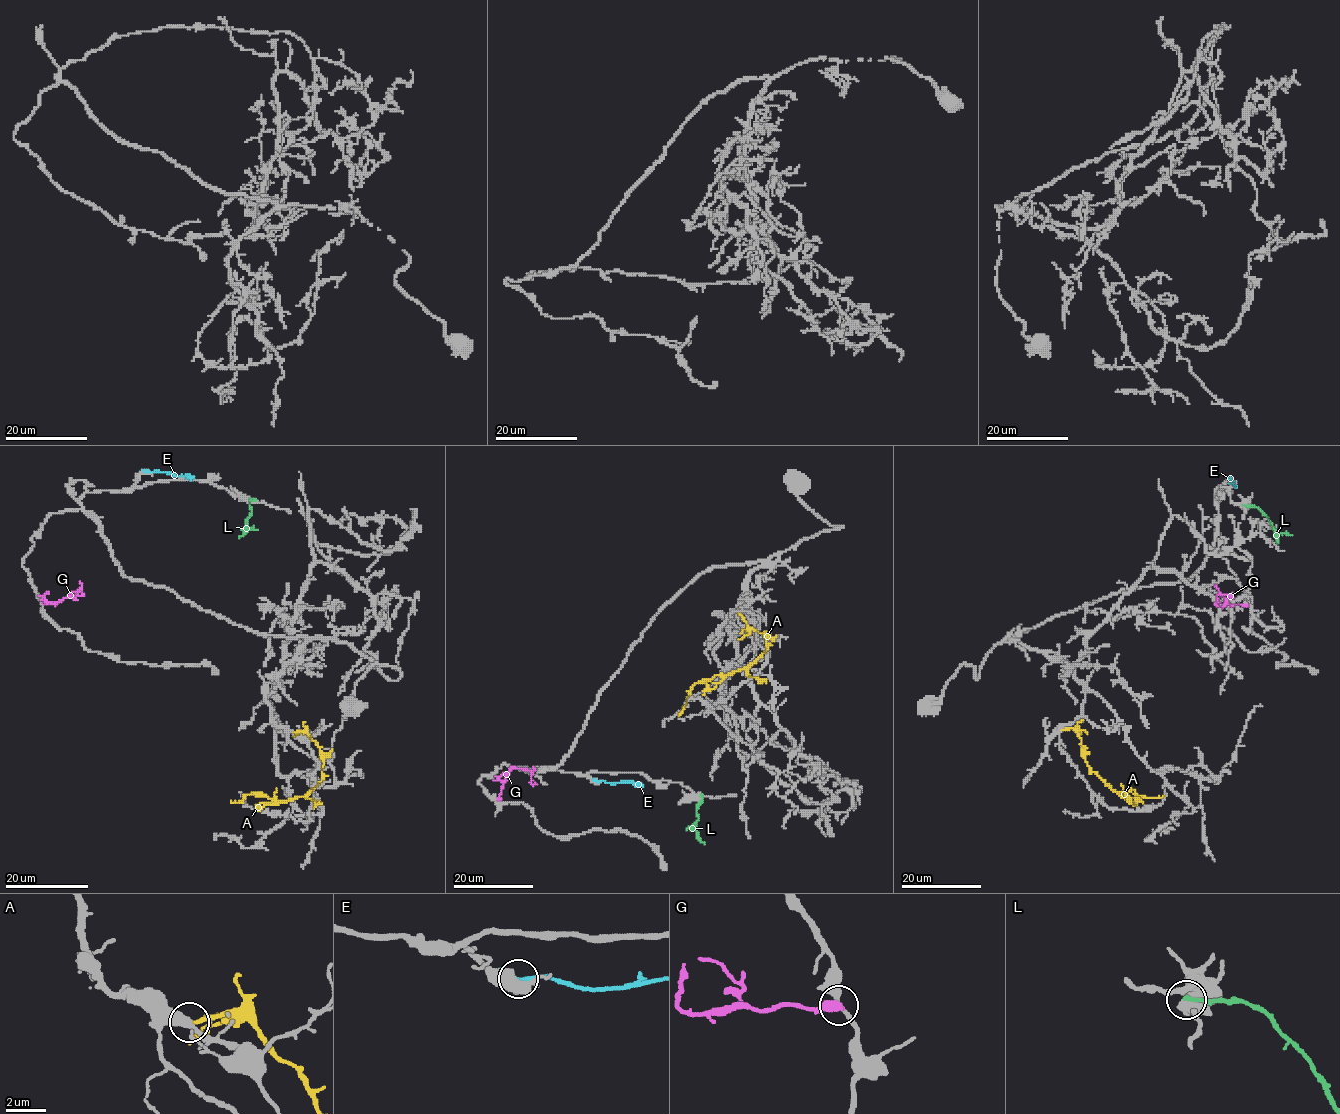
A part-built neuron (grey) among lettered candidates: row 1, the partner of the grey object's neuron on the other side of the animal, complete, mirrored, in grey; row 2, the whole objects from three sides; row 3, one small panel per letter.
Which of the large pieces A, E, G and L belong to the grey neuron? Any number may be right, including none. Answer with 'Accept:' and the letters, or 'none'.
Accept: A

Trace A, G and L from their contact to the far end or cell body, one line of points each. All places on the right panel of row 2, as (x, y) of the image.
A: (1062, 730), (1074, 728), (1087, 766), (1119, 795), (1129, 788), (1147, 798), (1164, 796)
G: (1248, 605), (1216, 605), (1219, 594), (1227, 594), (1233, 599), (1232, 593)
L: (1243, 505), (1258, 507), (1276, 531), (1291, 534)

